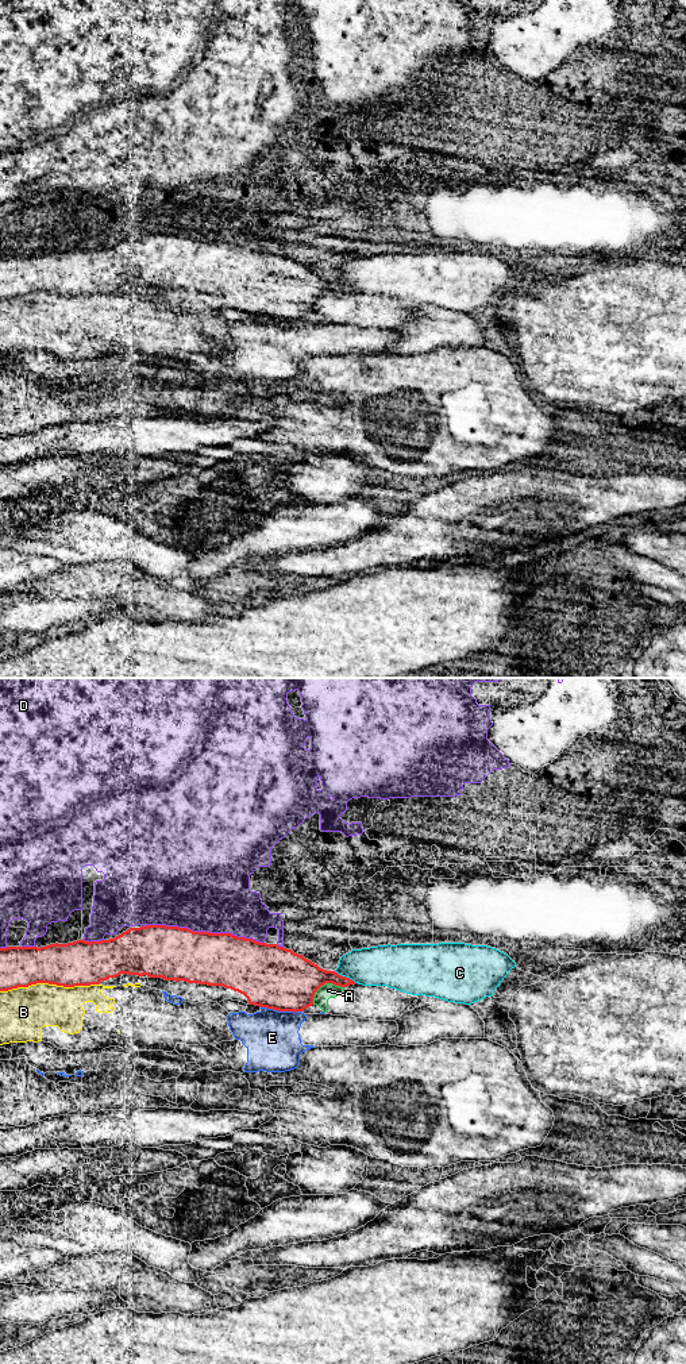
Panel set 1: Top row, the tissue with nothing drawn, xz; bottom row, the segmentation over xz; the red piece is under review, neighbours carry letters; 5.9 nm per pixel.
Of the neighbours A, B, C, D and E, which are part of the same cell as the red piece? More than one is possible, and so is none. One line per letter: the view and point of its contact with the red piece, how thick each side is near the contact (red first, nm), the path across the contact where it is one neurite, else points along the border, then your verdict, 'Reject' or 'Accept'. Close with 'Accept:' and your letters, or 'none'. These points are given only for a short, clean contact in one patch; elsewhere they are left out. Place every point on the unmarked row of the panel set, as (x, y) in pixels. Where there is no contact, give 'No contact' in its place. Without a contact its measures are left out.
A: Touches red at xz (324, 292). Thickness 360 nm (red) against 90 nm. Boundary: xz (343, 295), (324, 292), (315, 301), (312, 311). Reject
B: Touches red at xz (49, 292). Thickness 280 nm (red) against 280 nm. Reject
C: Touches red at xz (345, 285). Thickness 220 nm (red) against 240 nm. Boundary: xz (334, 280), (355, 291). Reject
D: Touches red at xz (203, 241). Thickness 320 nm (red) against 500 nm. Reject
E: Touches red at xz (281, 319). Thickness 380 nm (red) against 320 nm. Reject
Accept: none

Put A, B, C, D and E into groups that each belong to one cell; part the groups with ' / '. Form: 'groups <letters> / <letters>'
groups A C / B / D / E

